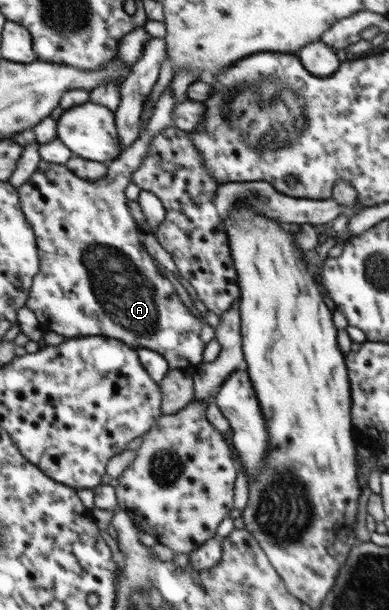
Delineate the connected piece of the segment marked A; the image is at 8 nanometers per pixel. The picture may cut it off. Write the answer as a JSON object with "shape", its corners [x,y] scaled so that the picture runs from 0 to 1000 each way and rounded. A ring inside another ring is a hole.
{"shape":[[[434,139],[411,156],[411,161],[398,169],[398,177],[391,182],[391,193],[386,193],[380,205],[370,215],[360,215],[357,226],[339,236],[332,238],[319,251],[308,254],[288,266],[278,269],[280,284],[272,293],[254,297],[231,297],[195,290],[195,284],[180,280],[167,270],[147,267],[123,267],[108,262],[98,269],[93,282],[77,289],[62,305],[57,307],[57,346],[67,346],[67,359],[77,359],[77,366],[87,366],[85,379],[98,379],[98,398],[95,405],[108,405],[108,444],[100,444],[98,457],[87,457],[87,477],[77,477],[77,490],[67,495],[67,503],[77,505],[93,521],[98,521],[100,533],[111,543],[129,541],[159,552],[172,554],[221,554],[224,551],[265,551],[272,554],[301,556],[314,562],[344,570],[355,569],[386,570],[391,575],[404,575],[411,582],[422,584],[422,589],[432,593],[434,605],[473,605],[473,602],[488,602],[488,598],[509,598],[519,595],[519,575],[530,569],[535,559],[550,556],[550,541],[545,534],[519,530],[509,520],[499,520],[483,503],[473,503],[473,497],[463,493],[463,487],[452,484],[447,477],[447,467],[437,464],[437,459],[411,451],[406,438],[391,431],[391,423],[375,408],[365,405],[365,398],[355,395],[355,372],[339,359],[342,352],[334,352],[337,346],[329,346],[324,336],[324,323],[319,323],[319,310],[329,307],[334,300],[334,290],[350,284],[357,277],[365,261],[373,259],[383,244],[391,226],[411,218],[419,211],[447,208],[447,175],[452,175],[447,164],[447,146]]]}

